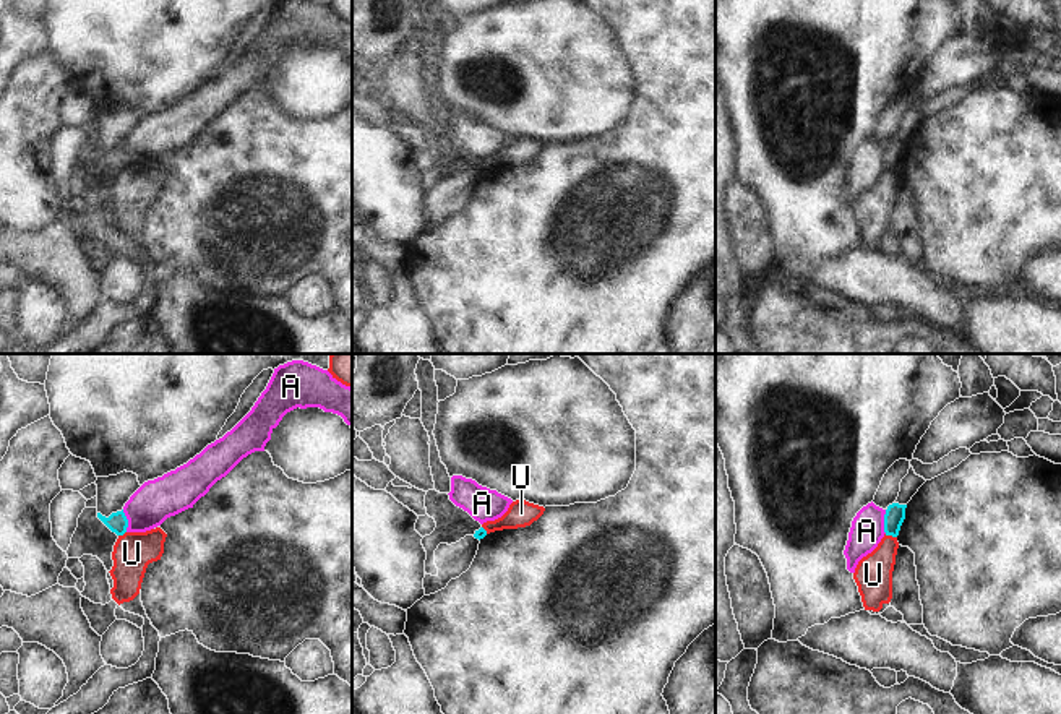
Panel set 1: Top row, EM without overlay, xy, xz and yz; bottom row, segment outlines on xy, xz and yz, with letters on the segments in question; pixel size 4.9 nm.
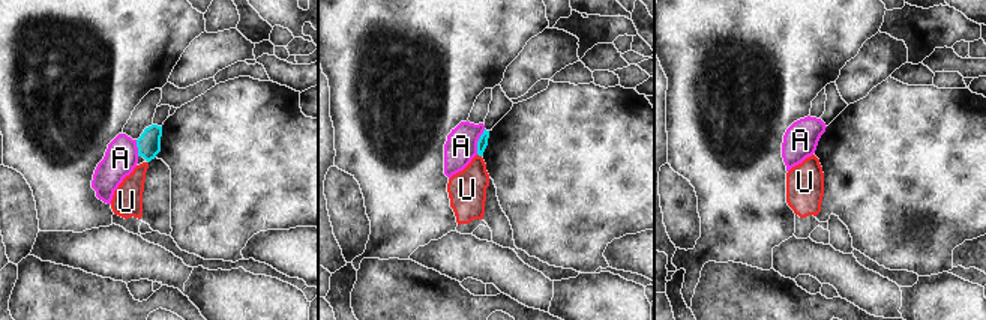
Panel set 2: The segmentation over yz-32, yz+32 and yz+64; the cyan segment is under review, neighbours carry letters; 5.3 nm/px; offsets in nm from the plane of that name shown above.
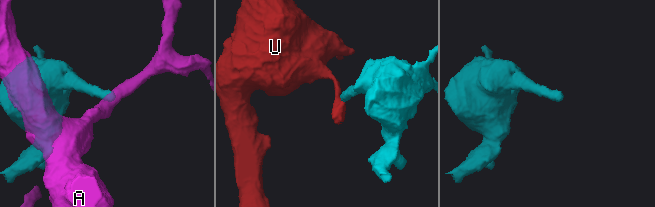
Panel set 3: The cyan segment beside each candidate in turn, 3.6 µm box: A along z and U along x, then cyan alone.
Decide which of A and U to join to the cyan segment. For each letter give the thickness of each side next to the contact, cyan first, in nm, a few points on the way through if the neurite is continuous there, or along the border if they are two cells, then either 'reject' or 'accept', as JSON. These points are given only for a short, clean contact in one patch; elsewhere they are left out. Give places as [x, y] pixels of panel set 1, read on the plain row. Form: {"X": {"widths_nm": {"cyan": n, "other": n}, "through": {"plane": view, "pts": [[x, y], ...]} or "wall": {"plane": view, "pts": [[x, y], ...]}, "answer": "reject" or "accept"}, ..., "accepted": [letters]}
{"A": {"widths_nm": {"cyan": 100, "other": 160}, "wall": {"plane": "yz", "pts": [[886, 146], [884, 169]]}, "answer": "reject"}, "U": {"widths_nm": {"cyan": 100, "other": 190}, "wall": {"plane": "yz", "pts": [[884, 171], [896, 174]]}, "answer": "reject"}, "accepted": []}

